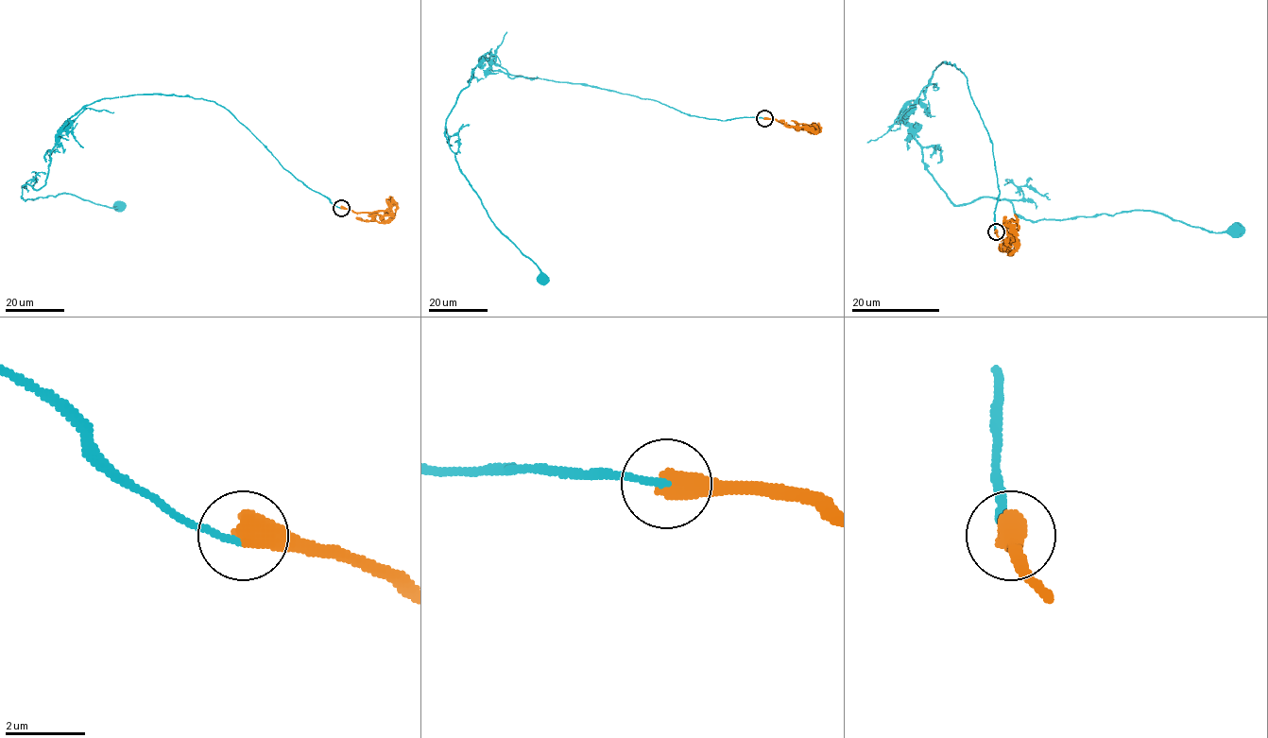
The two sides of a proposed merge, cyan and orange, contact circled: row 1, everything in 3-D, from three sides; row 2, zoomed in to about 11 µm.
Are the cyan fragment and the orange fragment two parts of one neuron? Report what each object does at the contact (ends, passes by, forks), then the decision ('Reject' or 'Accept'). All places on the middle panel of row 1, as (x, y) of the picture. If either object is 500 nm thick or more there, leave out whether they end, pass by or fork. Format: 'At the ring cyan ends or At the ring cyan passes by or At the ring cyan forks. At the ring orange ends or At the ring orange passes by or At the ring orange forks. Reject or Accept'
Reject

